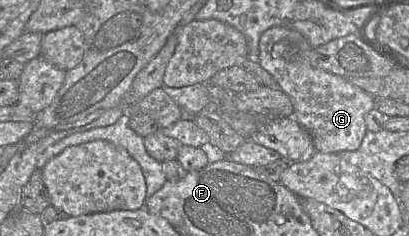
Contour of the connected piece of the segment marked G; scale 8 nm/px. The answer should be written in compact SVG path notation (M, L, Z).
M271 27L260 37L258 62L290 97L294 106L293 118L310 134L316 151L355 151L367 132L365 117L375 108L375 98L344 77L313 67L312 50L298 31Z

